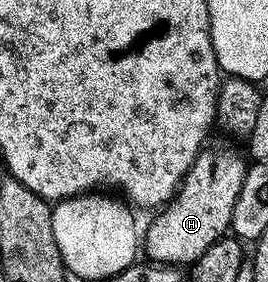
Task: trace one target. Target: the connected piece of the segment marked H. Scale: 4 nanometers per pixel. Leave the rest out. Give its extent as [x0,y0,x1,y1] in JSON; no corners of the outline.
[144,147,248,264]

